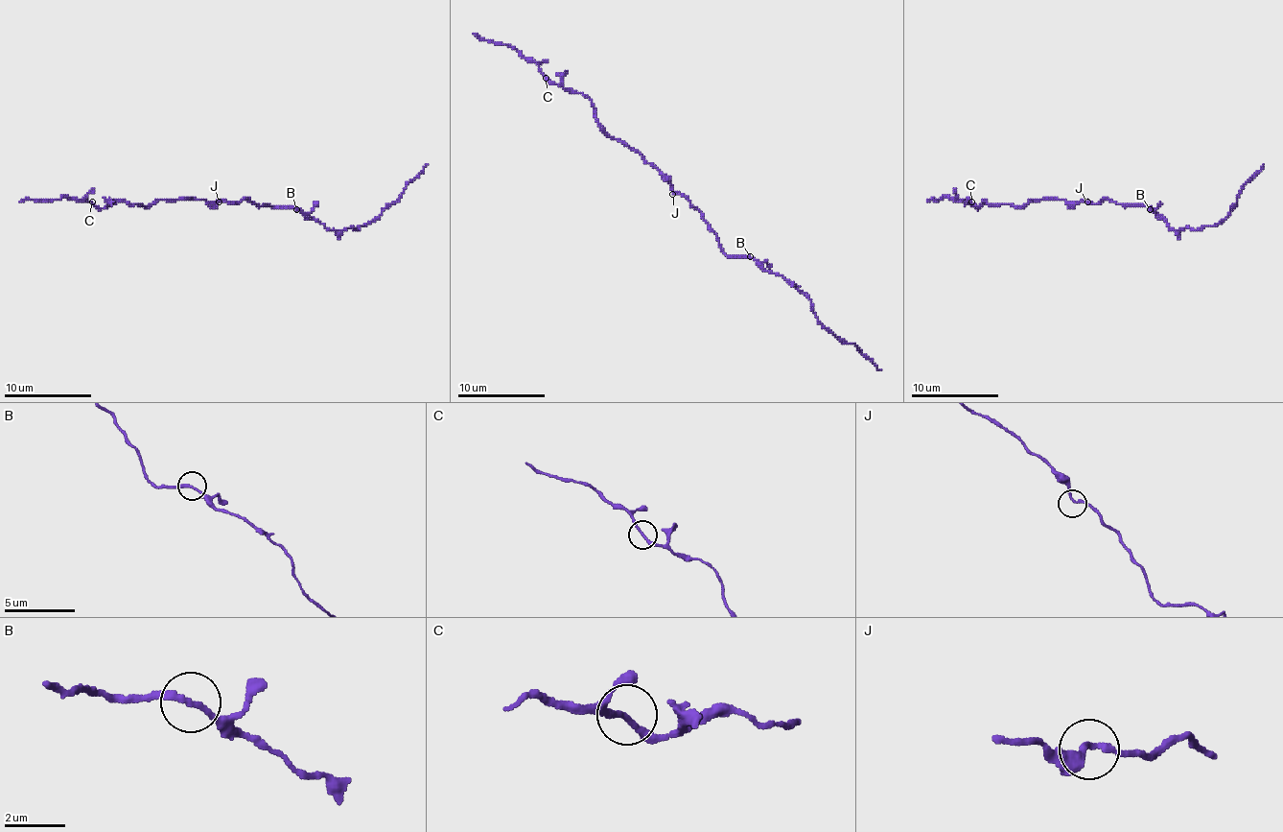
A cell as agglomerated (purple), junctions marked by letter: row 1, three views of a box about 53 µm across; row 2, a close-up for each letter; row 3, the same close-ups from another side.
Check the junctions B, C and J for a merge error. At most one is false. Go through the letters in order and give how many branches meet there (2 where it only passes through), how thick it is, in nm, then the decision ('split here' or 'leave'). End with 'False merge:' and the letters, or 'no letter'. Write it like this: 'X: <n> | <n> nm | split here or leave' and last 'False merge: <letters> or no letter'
B: 2 | 180 nm | leave
C: 2 | 180 nm | leave
J: 2 | 180 nm | leave
False merge: no letter

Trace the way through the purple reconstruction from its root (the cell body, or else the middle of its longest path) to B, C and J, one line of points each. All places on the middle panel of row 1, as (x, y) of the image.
B: (690, 202), (716, 236), (719, 247), (728, 255), (750, 255)
C: (690, 202), (638, 153), (604, 130), (587, 97), (570, 93), (546, 78)
J: (690, 202), (679, 194), (672, 194)

